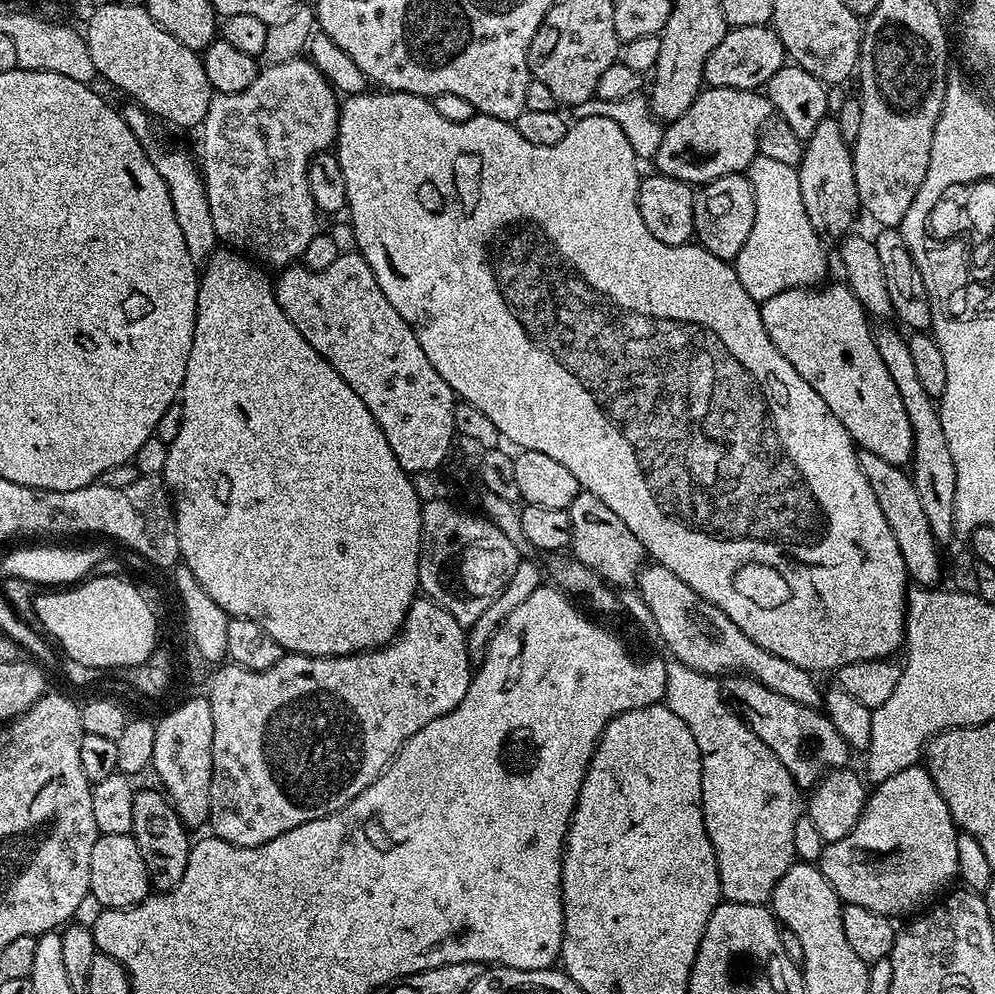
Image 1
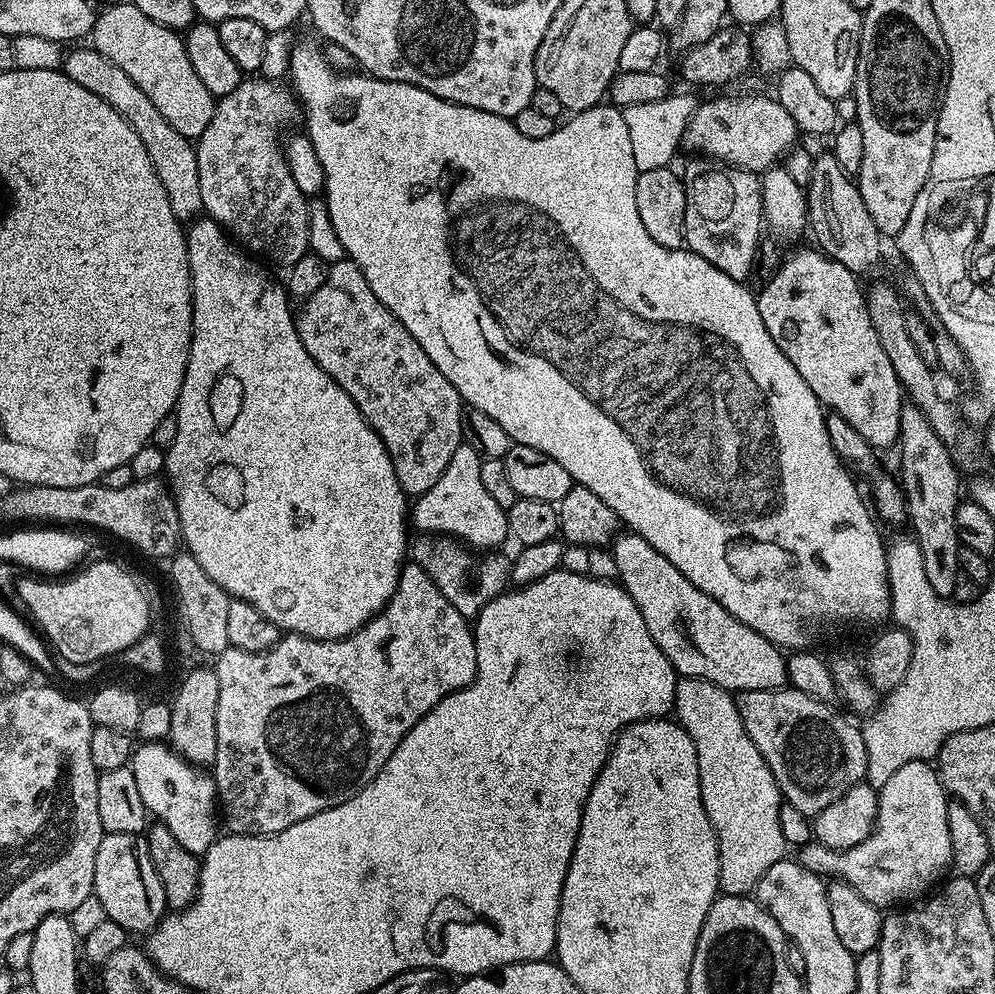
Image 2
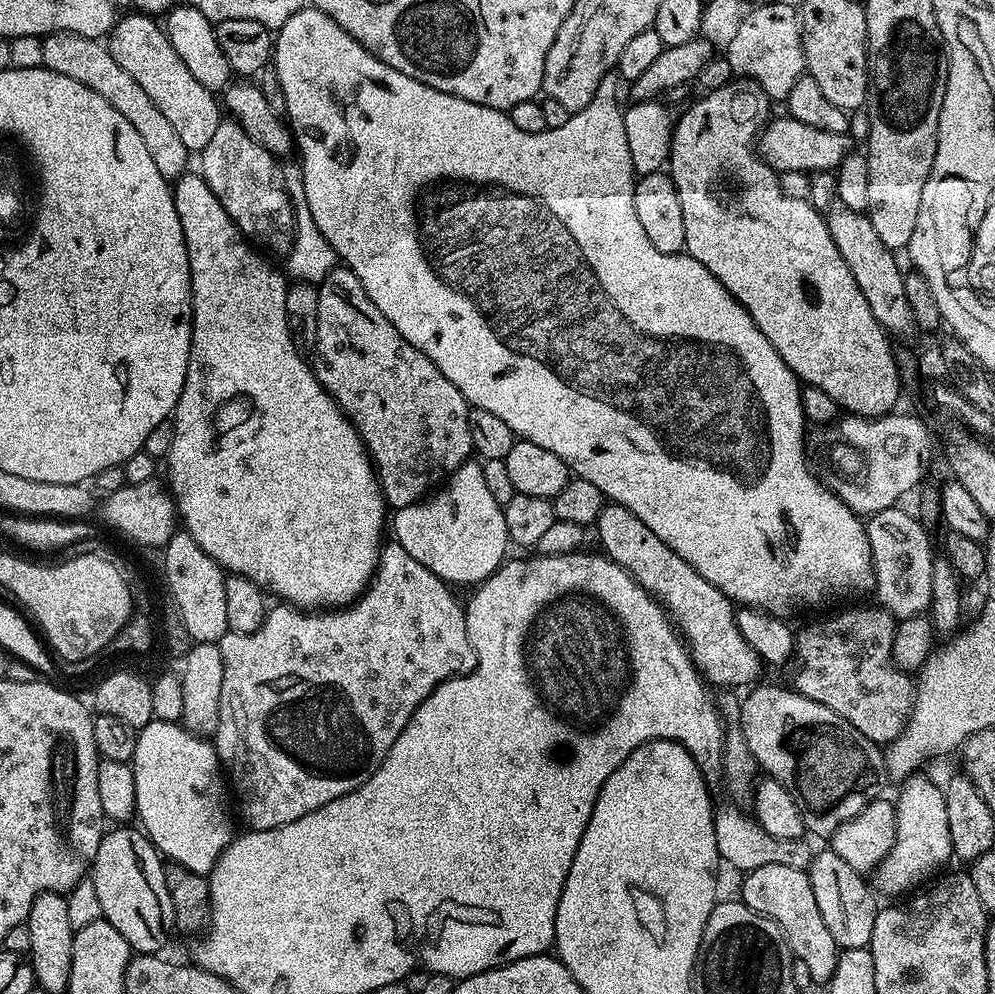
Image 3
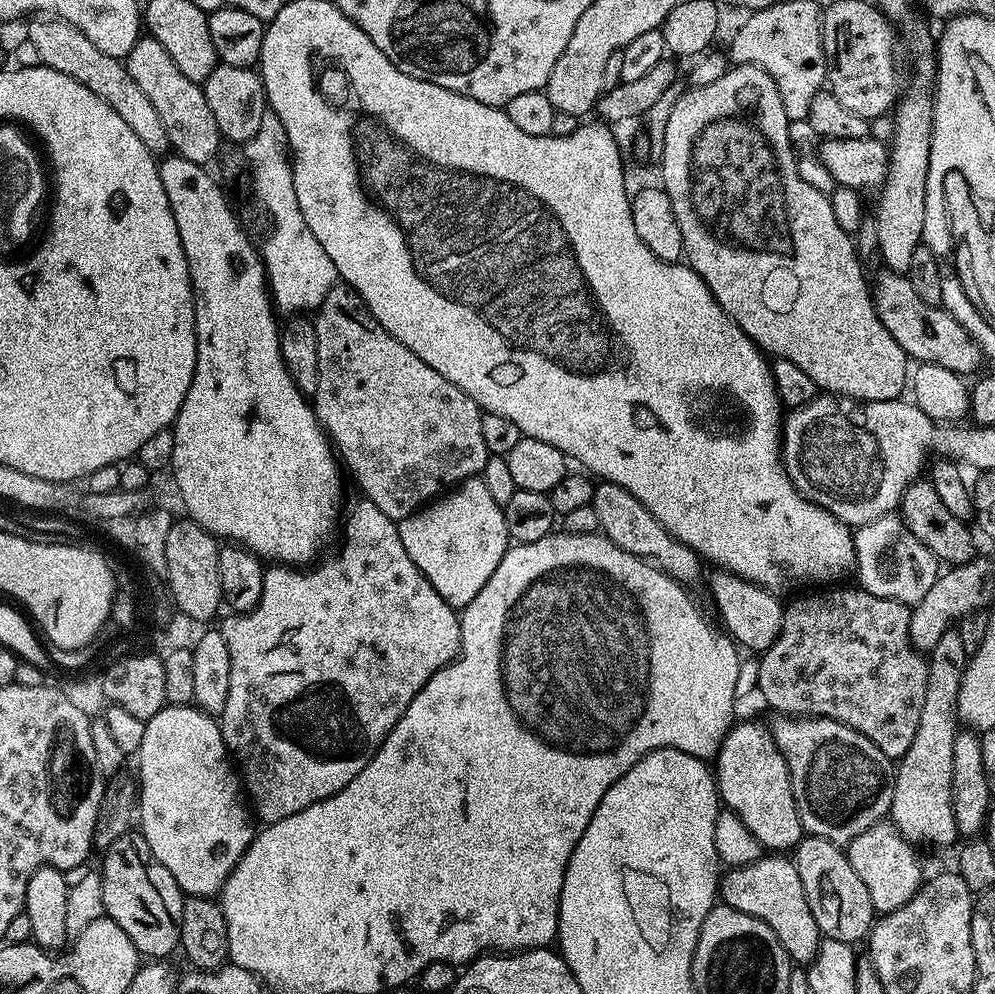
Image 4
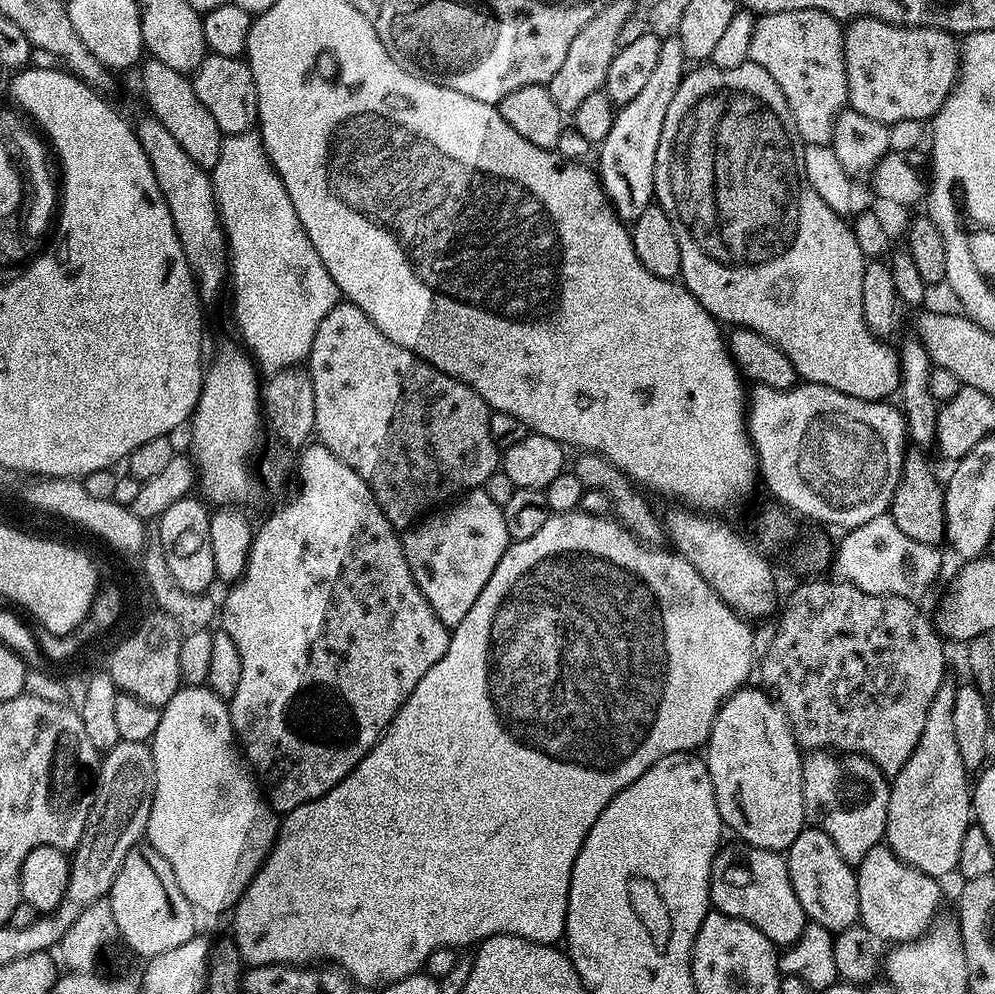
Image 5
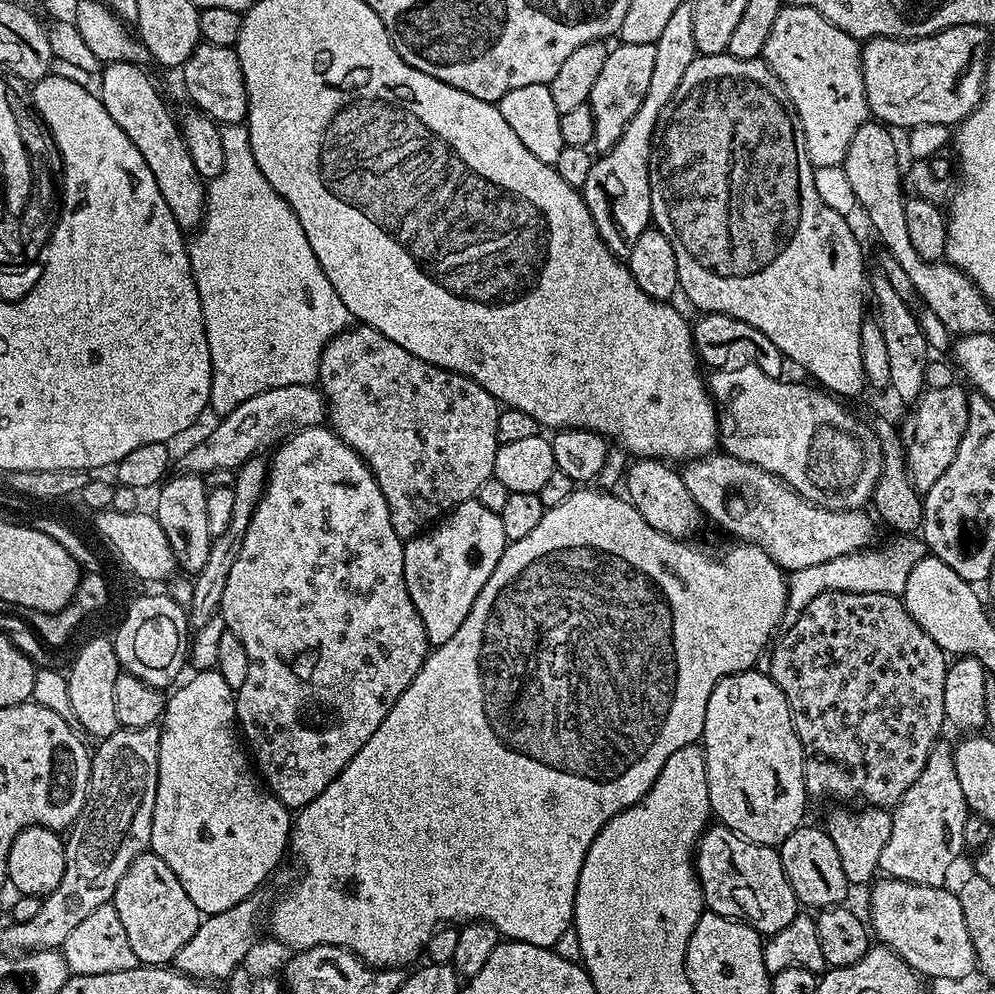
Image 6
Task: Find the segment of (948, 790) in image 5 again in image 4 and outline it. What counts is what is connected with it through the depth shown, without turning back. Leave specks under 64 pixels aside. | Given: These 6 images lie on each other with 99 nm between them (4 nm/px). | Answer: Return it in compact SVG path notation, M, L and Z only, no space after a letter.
M949 630L942 634L942 638L938 638L928 660L922 718L914 733L914 742L910 742L910 750L906 750L906 754L899 757L896 764L896 789L890 820L913 846L933 844L936 848L948 848L958 840L952 805L954 738L958 731L956 703L969 659L970 653L966 646L962 646L959 631Z

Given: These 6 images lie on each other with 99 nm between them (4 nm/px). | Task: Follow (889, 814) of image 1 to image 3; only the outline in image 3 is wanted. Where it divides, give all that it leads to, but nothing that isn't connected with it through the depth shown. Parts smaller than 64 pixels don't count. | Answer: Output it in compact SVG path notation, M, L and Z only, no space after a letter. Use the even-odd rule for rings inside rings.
M920 775L909 776L899 785L900 793L894 796L896 805L894 846L890 846L890 854L882 858L882 862L870 876L877 893L885 892L888 896L903 897L919 889L925 882L931 881L941 871L939 868L947 860L953 859L950 825L946 823L946 798L943 787L939 783L936 785L930 777ZM717 803L714 808L714 834L721 861L732 868L737 868L740 874L758 870L758 866L791 866L793 870L805 870L812 863L814 848L807 844L804 838L786 838L775 840L762 830L751 815L746 816L736 804Z

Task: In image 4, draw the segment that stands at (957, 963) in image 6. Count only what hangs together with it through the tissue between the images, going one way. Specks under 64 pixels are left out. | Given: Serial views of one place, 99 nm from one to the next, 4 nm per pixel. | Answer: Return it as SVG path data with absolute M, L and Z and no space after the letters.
M881 822L862 830L862 834L846 845L846 851L850 866L854 866L866 890L870 890L870 902L877 913L887 914L906 906L925 879L926 872L920 869L920 860L916 857L917 849L891 822Z

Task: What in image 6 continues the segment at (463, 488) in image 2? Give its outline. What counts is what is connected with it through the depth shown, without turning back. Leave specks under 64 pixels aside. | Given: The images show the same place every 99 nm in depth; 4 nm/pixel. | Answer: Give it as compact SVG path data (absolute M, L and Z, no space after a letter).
M474 498L453 508L431 530L404 541L406 590L422 618L429 645L439 646L454 638L458 626L466 622L474 598L482 594L486 578L494 574L494 566L498 566L508 543L500 513L486 510Z

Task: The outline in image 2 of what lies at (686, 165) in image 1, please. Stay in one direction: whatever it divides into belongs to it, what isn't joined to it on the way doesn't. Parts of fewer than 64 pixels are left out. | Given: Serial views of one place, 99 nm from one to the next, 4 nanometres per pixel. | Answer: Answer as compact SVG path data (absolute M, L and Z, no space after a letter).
M771 95L720 96L705 104L703 101L693 116L688 117L682 148L697 152L700 158L760 174L773 167L797 143L796 136L794 118Z

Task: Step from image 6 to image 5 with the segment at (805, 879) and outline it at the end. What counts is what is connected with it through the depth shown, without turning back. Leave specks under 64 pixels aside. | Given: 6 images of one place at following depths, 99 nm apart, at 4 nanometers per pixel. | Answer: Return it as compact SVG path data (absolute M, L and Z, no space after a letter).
M805 826L786 850L786 859L794 894L798 894L798 902L802 902L802 910L811 923L826 926L835 934L859 921L858 882L853 865L838 854L838 846L824 831Z

